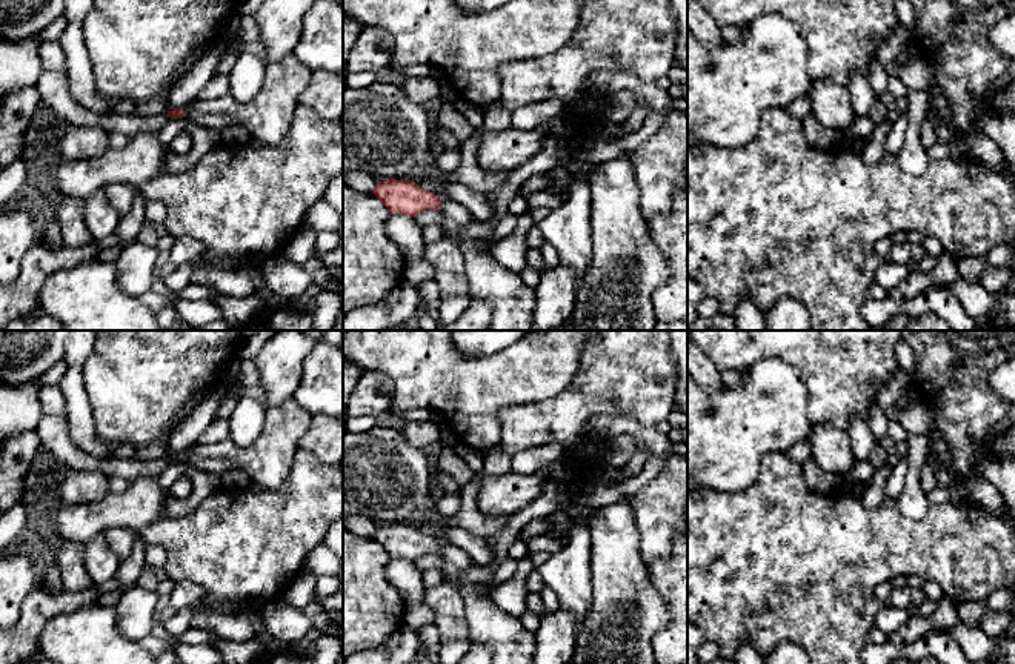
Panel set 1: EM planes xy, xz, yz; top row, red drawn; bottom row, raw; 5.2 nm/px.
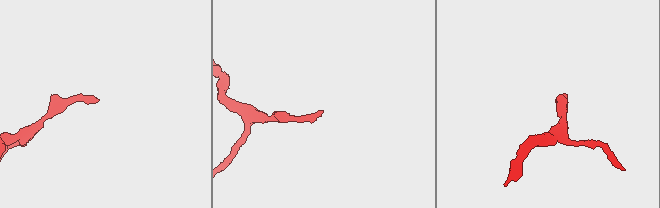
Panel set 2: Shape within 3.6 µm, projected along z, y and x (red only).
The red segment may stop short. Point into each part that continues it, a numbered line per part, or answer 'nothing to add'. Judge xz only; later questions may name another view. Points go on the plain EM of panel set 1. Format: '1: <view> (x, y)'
nothing to add

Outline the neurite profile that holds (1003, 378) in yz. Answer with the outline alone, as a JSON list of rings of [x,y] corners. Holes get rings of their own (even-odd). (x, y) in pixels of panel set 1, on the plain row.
[[[1015,357],[993,370],[989,384],[1009,406],[1015,406]]]

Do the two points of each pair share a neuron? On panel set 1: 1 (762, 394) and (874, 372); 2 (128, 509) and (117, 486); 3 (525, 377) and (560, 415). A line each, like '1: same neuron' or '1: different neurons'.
1: different neurons
2: different neurons
3: different neurons

